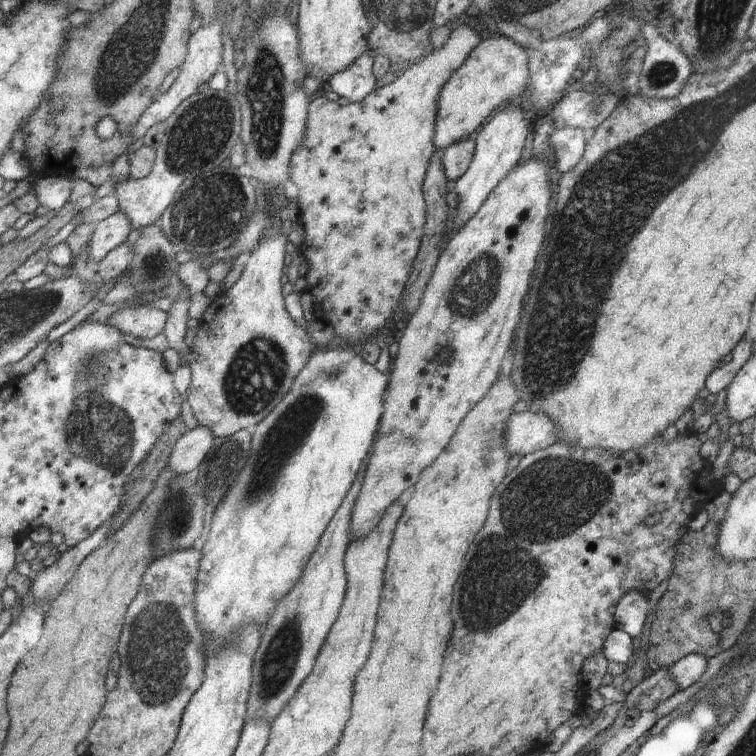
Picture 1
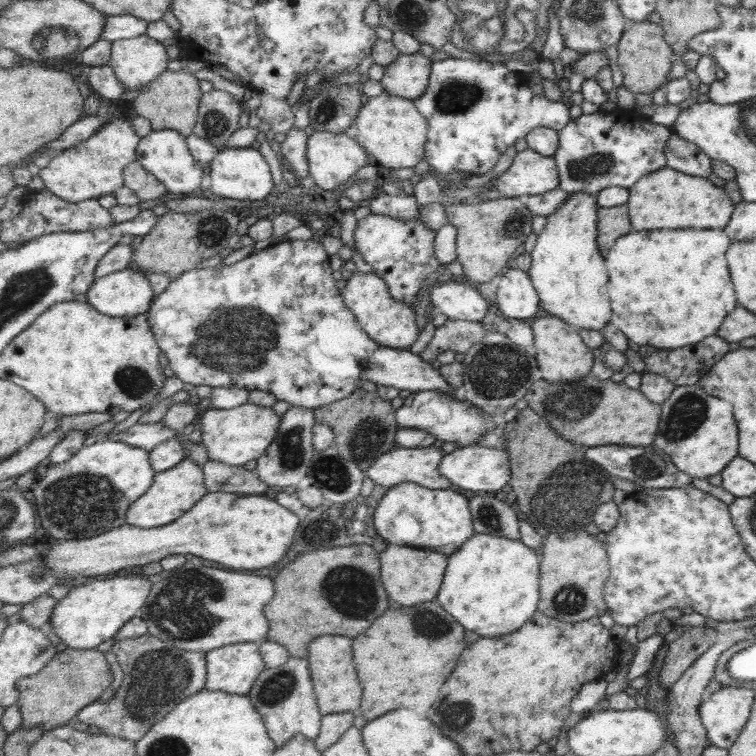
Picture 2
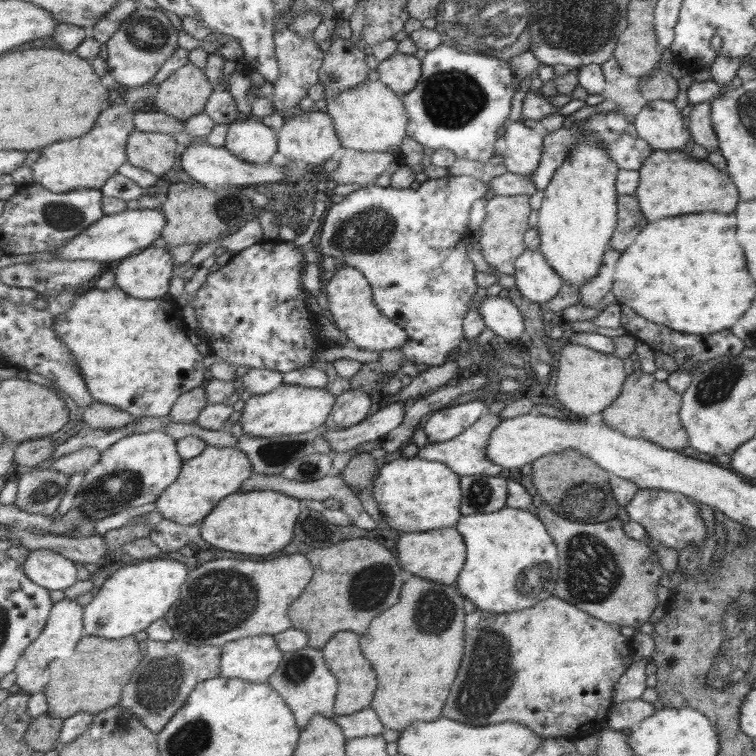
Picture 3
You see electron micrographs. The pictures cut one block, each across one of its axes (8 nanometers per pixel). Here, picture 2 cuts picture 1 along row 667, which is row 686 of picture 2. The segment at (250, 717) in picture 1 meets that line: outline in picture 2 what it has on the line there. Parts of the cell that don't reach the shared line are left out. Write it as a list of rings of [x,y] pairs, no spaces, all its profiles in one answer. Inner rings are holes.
[[[292,657],[279,667],[266,668],[253,685],[252,691],[247,694],[264,717],[269,737],[275,741],[277,748],[297,735],[305,735],[314,741],[320,735],[325,715],[320,712],[309,666],[308,659]]]

